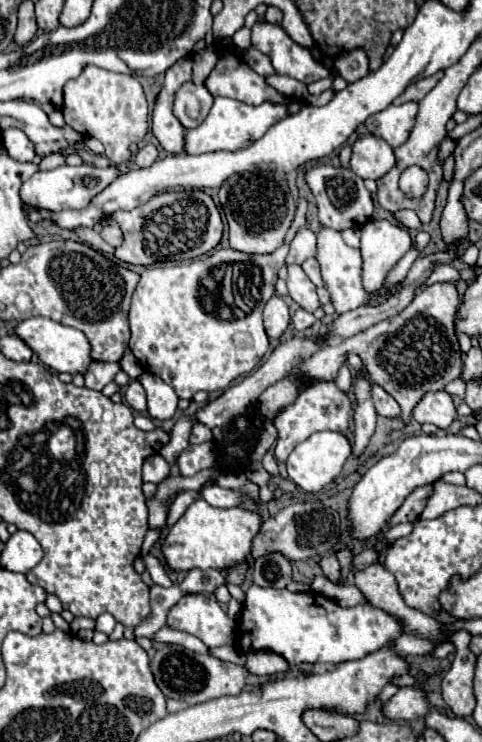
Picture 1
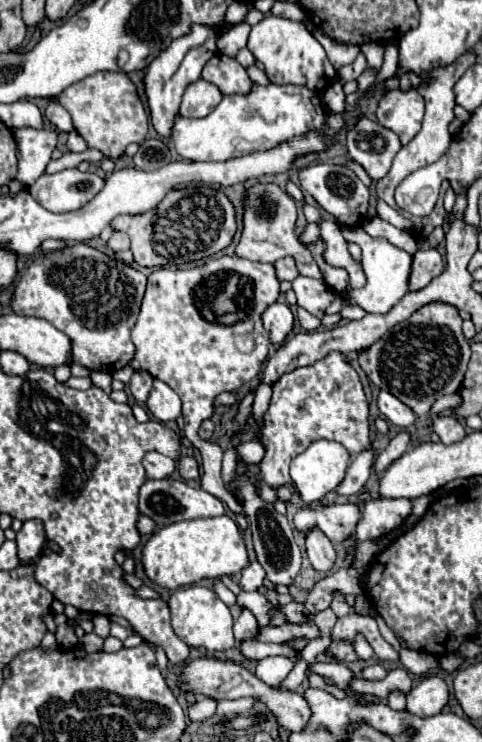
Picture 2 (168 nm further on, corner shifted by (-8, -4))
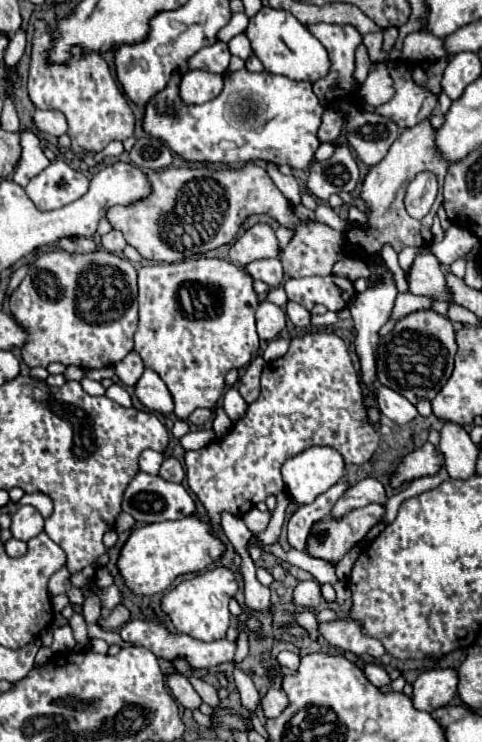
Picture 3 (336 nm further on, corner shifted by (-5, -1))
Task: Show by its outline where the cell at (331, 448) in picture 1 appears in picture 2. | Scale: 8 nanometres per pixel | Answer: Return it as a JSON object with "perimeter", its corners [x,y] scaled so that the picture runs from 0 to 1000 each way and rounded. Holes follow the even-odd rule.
{"perimeter":[[[656,593],[622,615],[614,615],[606,620],[602,642],[606,642],[614,660],[622,663],[622,671],[635,679],[647,679],[647,677],[668,674],[680,663],[701,658],[701,652],[714,647],[722,625],[726,625],[726,612],[722,612],[722,606],[714,606],[714,601],[705,601],[705,596]]]}

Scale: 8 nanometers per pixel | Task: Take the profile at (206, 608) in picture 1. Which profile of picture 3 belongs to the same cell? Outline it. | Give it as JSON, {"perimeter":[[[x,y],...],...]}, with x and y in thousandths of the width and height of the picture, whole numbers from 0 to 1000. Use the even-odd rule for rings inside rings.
{"perimeter":[[[446,764],[421,772],[409,772],[400,780],[376,783],[363,794],[334,805],[334,826],[346,829],[371,853],[388,853],[413,864],[450,864],[463,861],[475,848],[479,826],[471,821],[475,807],[492,796],[488,772],[471,764]]]}

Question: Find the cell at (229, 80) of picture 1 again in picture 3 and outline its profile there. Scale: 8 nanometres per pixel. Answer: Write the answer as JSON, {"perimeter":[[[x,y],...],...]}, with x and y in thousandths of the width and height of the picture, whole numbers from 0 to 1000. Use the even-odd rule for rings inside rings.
{"perimeter":[[[450,55],[450,58],[409,69],[392,80],[392,93],[425,93],[425,96],[463,101],[471,96],[471,90],[475,90],[475,77],[479,77],[479,71],[475,71],[471,61]]]}

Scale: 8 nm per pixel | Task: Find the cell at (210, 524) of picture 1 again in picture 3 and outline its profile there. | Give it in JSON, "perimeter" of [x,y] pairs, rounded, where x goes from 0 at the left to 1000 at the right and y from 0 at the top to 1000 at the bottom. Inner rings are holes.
{"perimeter":[[[384,697],[367,702],[309,705],[272,713],[268,726],[251,737],[243,767],[255,788],[280,802],[322,802],[342,796],[367,775],[421,770],[438,756],[454,753],[463,743],[467,735],[438,718],[438,708],[429,702]]]}

